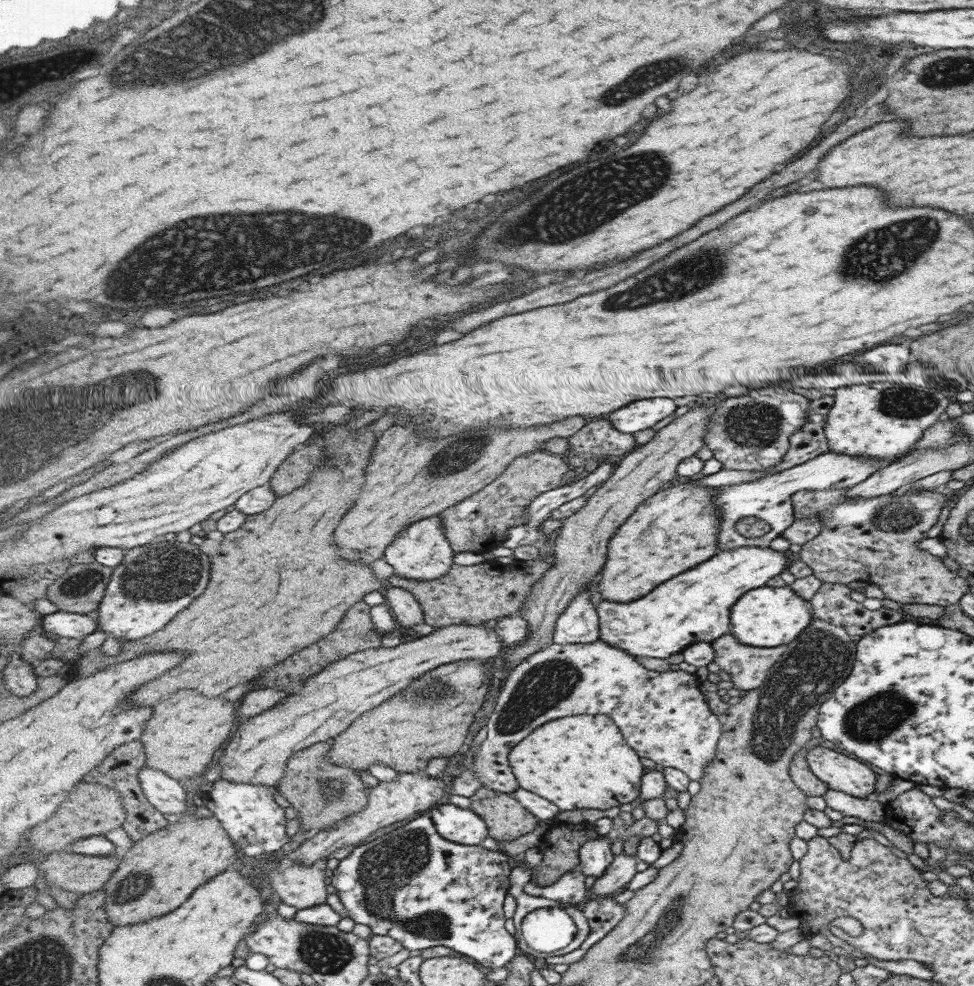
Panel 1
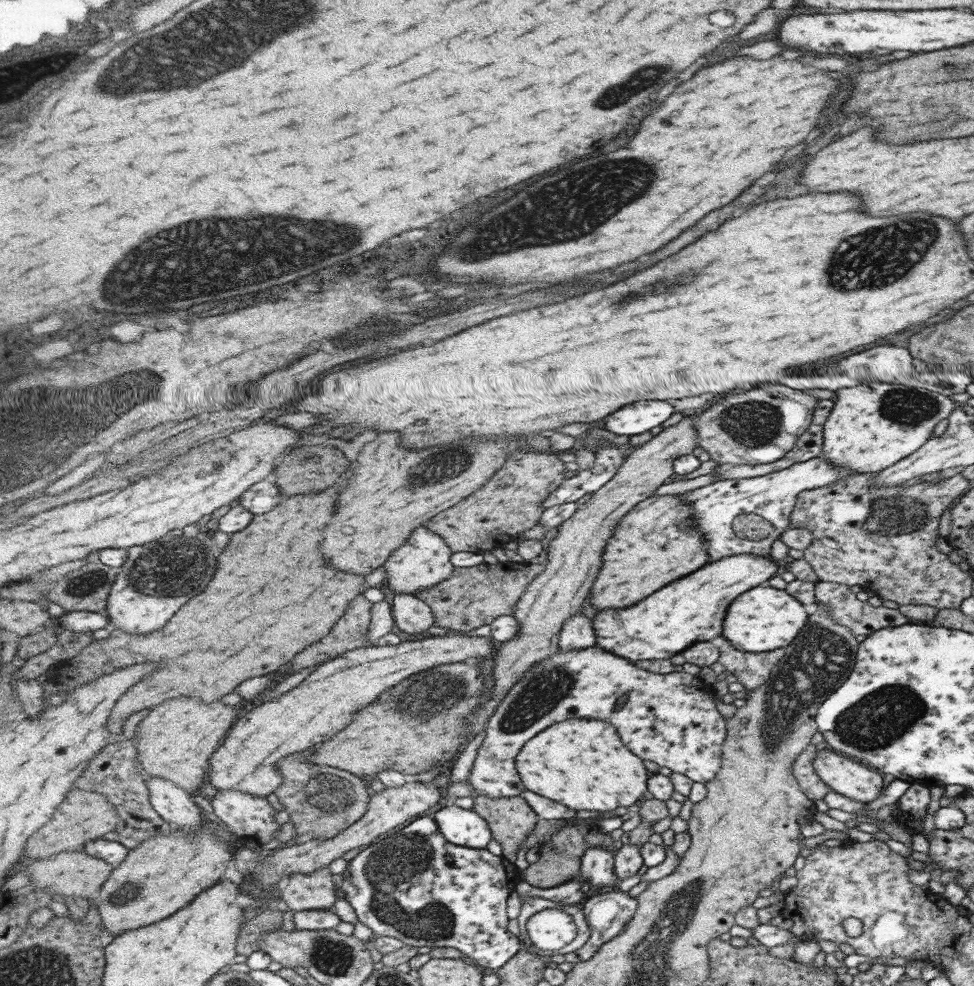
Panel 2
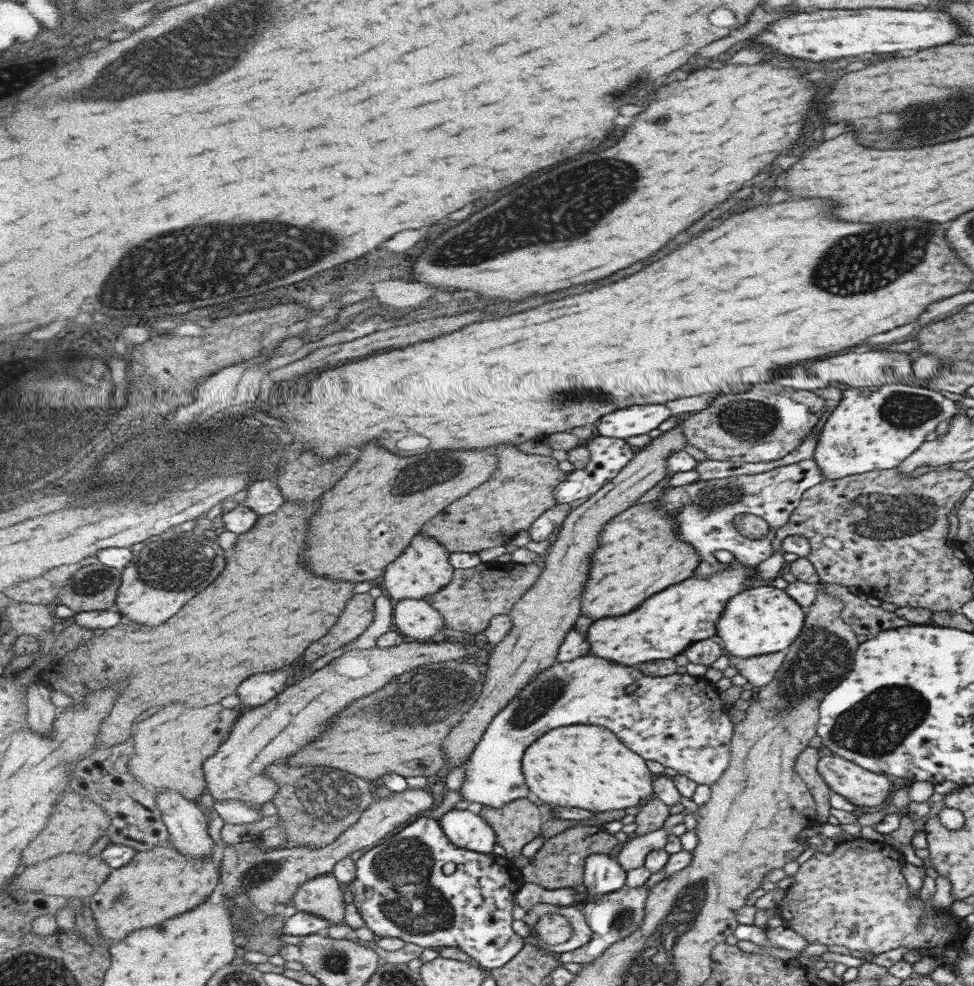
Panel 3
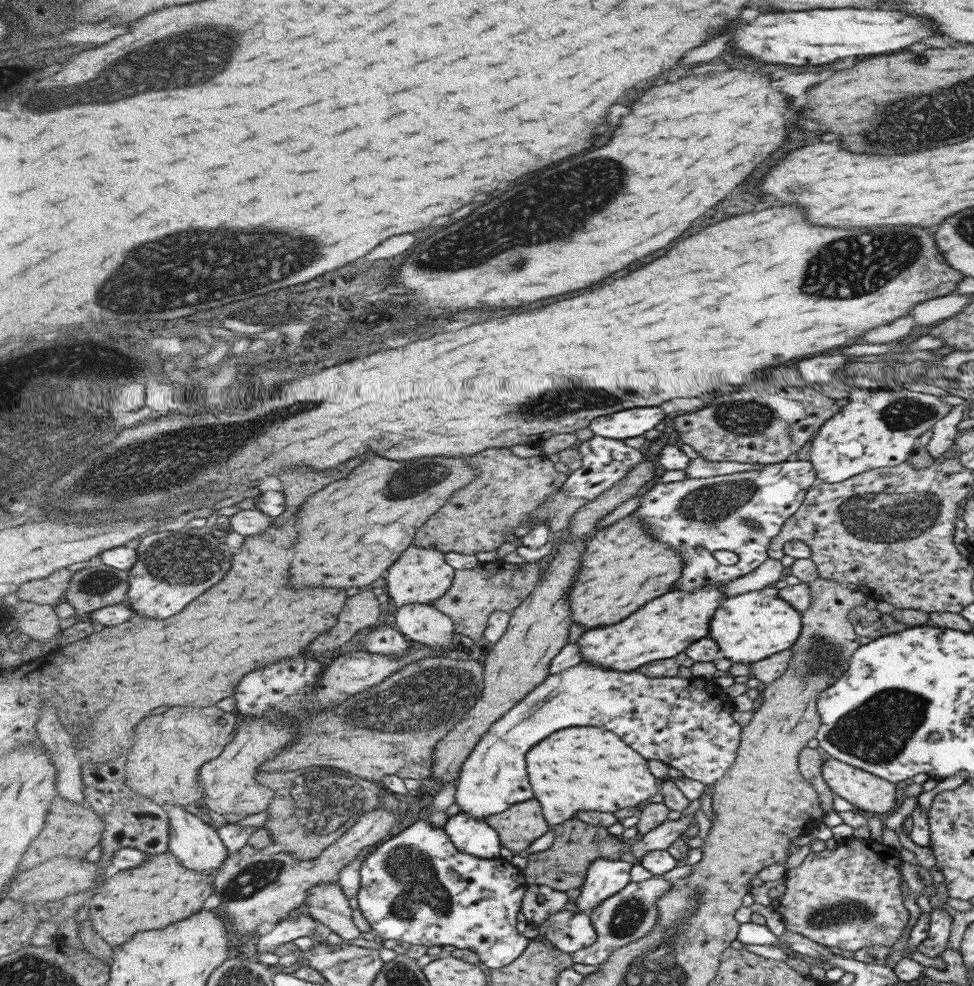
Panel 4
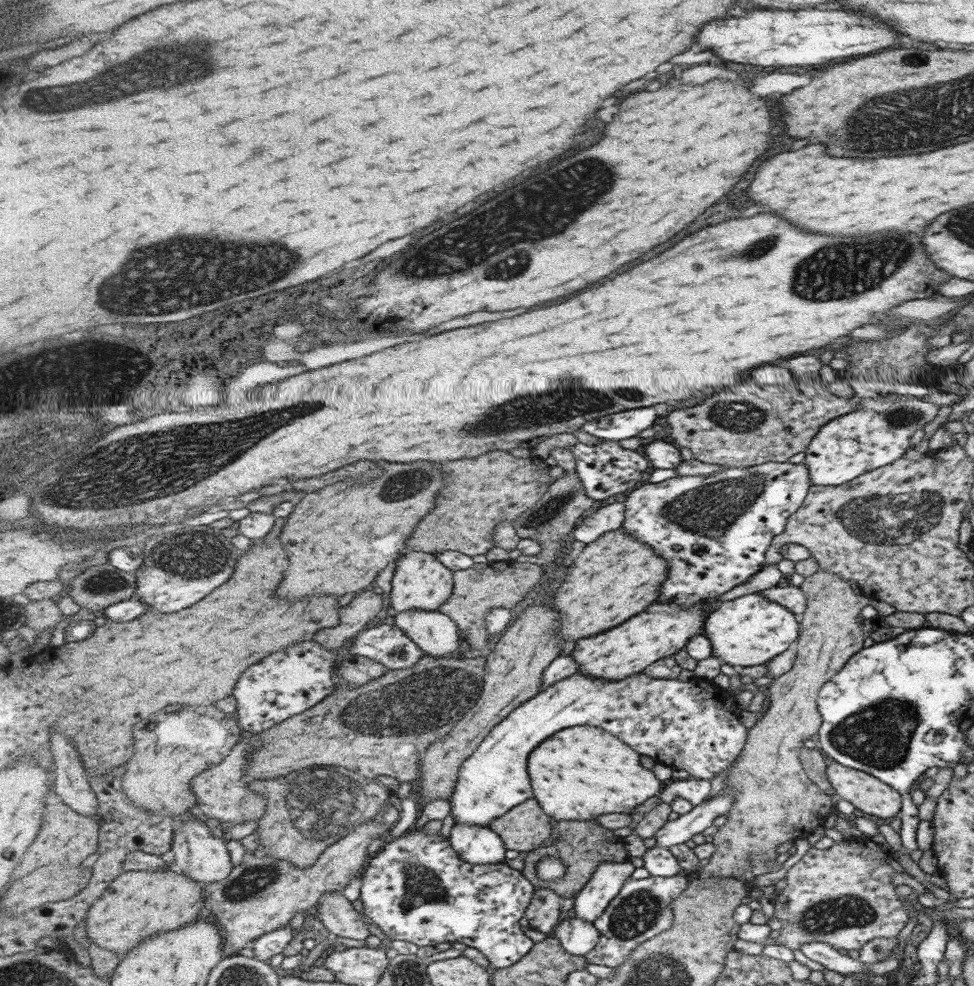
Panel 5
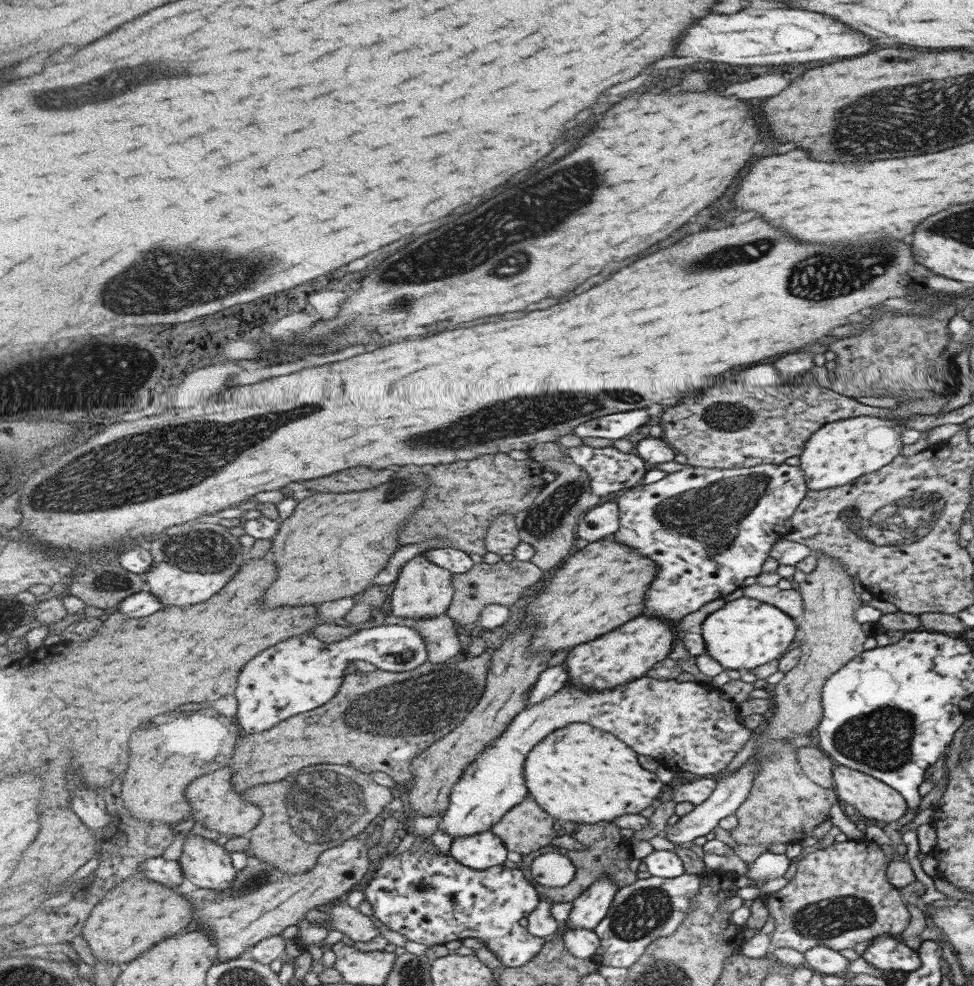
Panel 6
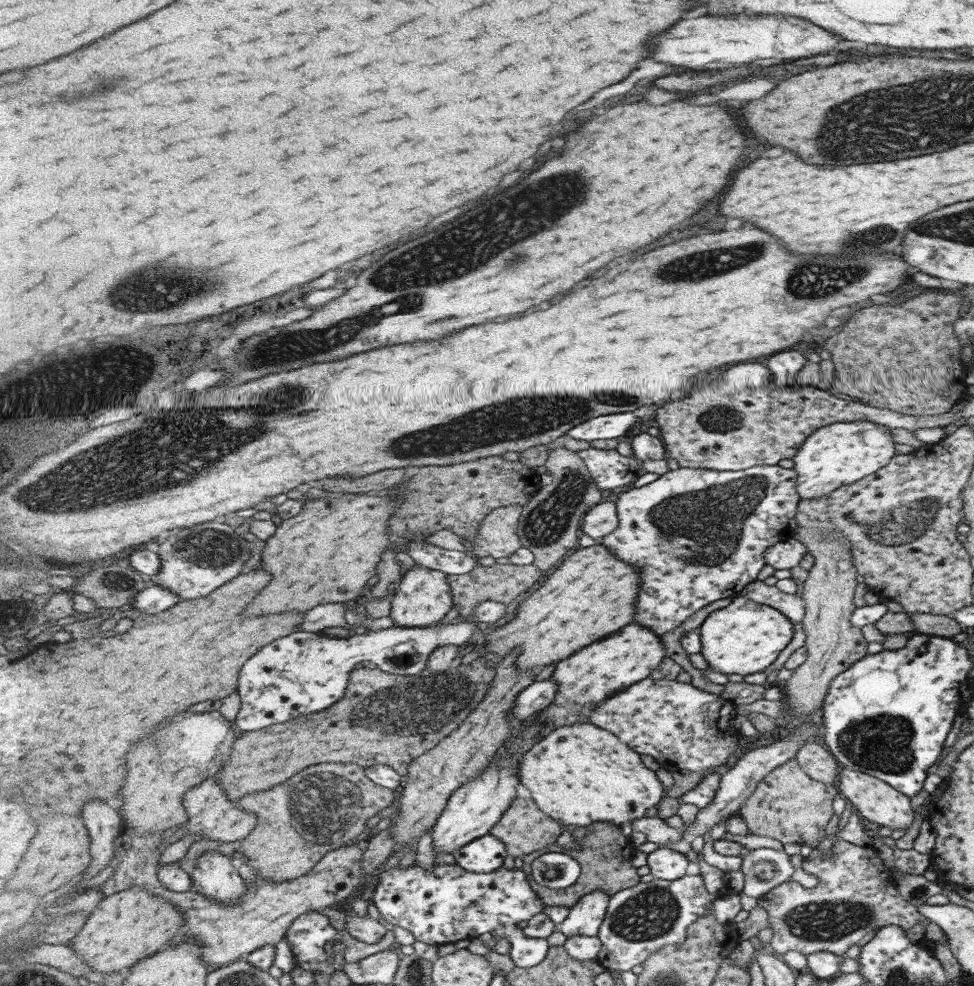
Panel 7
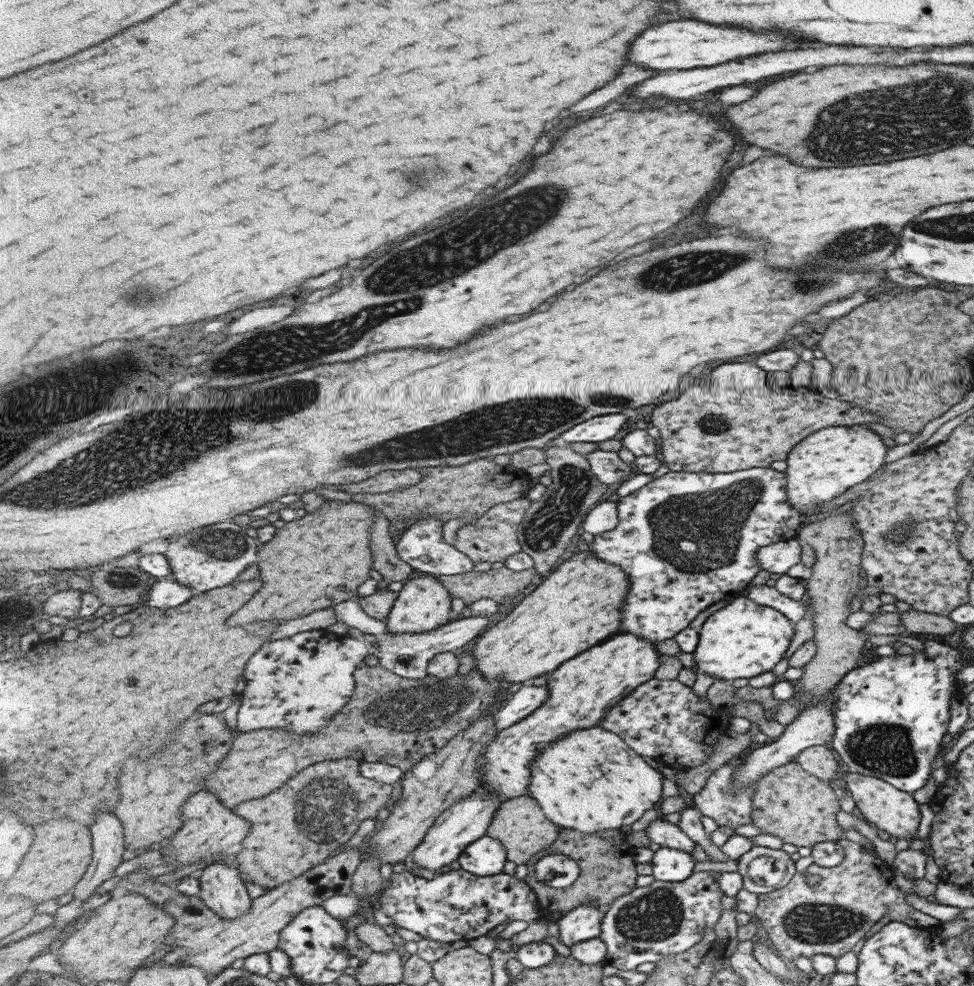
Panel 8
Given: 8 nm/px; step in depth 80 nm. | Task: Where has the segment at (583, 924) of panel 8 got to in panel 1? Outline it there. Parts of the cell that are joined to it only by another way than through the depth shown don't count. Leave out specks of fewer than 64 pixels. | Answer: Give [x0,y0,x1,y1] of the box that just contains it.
[577,835,616,879]

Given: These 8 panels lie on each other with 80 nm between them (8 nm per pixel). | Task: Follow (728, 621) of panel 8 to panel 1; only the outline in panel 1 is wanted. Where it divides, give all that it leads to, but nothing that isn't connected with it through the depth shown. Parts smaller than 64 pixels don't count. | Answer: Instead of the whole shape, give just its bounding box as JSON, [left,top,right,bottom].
[731,585,812,648]

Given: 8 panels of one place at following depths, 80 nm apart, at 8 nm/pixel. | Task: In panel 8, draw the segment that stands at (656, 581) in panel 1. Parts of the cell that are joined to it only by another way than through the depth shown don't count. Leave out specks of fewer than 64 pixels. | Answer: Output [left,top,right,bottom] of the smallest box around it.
[471,550,632,684]

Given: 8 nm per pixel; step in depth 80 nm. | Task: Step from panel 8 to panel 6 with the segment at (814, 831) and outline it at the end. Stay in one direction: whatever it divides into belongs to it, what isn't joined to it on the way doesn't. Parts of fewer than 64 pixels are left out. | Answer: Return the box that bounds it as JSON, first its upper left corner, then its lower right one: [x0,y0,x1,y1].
[730,551,866,847]

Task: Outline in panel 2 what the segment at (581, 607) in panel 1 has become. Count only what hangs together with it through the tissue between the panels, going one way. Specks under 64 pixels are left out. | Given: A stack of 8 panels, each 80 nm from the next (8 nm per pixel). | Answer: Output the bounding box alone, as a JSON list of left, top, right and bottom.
[559,612,597,652]

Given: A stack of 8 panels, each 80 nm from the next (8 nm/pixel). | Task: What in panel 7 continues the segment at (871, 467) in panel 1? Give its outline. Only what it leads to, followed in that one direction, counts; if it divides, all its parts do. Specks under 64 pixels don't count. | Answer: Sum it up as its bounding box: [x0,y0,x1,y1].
[597,465,800,636]

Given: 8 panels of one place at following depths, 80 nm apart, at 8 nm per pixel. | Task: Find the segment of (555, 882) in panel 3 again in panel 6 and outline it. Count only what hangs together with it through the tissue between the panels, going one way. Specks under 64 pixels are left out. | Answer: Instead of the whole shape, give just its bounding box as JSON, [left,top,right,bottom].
[519,821,638,902]

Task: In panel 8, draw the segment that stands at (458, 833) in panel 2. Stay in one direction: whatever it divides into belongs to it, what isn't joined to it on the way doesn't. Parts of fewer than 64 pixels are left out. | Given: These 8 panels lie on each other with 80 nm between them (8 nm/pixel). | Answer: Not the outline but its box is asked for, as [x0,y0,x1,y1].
[457,835,507,876]

